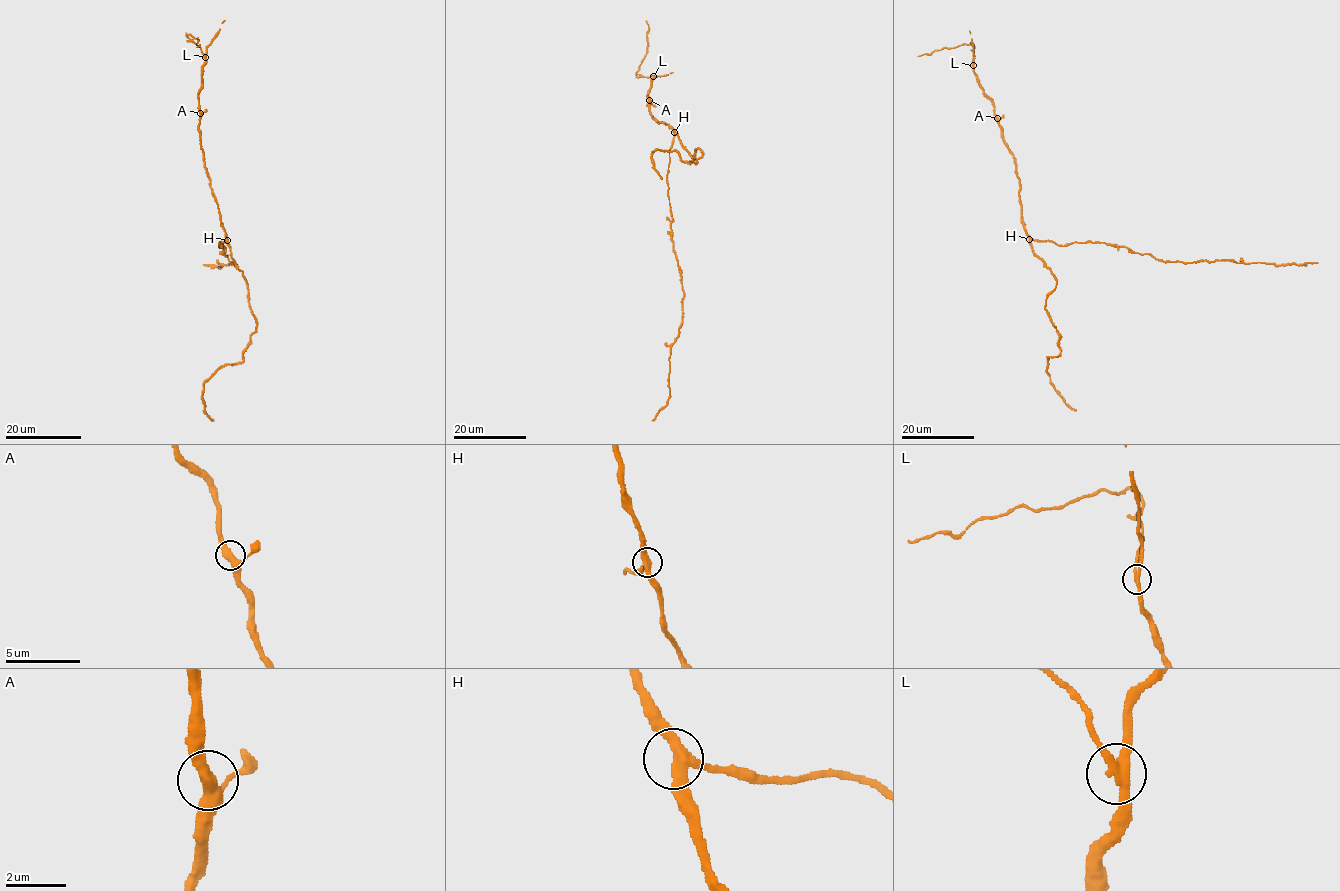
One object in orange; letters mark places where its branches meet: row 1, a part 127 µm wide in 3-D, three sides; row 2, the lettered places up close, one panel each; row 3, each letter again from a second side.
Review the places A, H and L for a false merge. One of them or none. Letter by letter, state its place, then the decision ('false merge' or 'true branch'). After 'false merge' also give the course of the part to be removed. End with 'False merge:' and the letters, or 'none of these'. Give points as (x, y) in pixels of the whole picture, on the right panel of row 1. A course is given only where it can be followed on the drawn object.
A: at (997, 118); true branch
H: at (1029, 239); true branch
L: at (973, 65); false merge; foreign part runs (973, 65), (972, 44), (963, 43), (918, 56)
False merge: L

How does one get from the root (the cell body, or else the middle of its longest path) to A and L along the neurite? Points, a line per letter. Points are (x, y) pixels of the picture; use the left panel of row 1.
A: (224, 241), (226, 233), (201, 147), (200, 113)
L: (224, 241), (226, 233), (205, 166), (199, 129), (198, 91), (205, 56)

